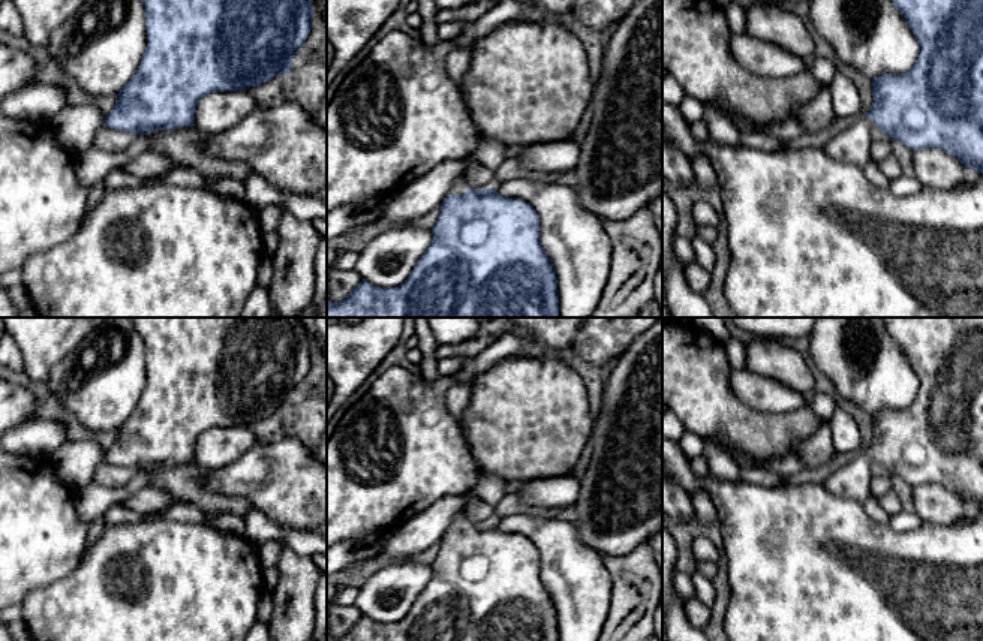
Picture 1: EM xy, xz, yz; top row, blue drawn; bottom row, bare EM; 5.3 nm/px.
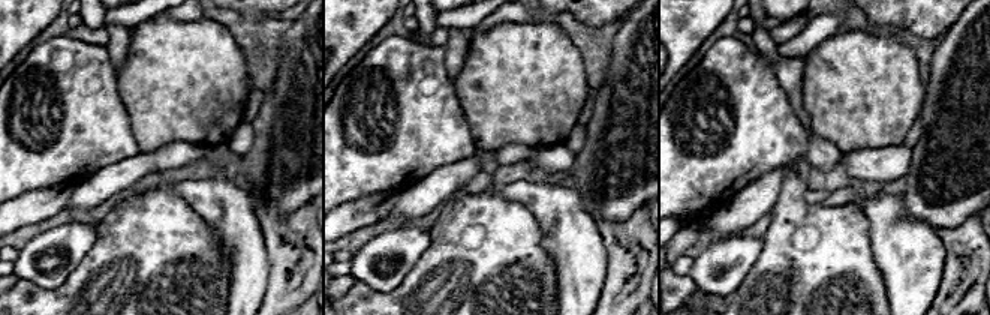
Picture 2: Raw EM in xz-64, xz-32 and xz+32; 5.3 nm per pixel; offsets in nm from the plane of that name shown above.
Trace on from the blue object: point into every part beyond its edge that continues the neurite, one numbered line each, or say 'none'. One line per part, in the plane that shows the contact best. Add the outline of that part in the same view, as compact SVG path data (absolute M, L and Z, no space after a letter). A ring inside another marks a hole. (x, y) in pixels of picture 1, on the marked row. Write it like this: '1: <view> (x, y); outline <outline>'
1: xz (460, 186); outline M463 175L454 181L448 195L465 195L469 189L474 189L474 186L469 183L468 175Z

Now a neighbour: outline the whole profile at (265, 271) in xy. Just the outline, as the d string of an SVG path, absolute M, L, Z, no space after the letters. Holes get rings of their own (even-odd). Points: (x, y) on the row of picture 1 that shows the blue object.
M264 253L259 262L259 268L258 268L258 279L256 279L256 285L268 289L273 280L273 265L271 265L271 256Z

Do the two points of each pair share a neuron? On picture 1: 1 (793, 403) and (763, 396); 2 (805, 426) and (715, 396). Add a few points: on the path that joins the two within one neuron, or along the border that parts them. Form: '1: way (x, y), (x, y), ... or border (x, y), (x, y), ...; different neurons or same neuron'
1: way (785, 399), (770, 396); same neuron
2: way (782, 426), (745, 426), (737, 418); same neuron

